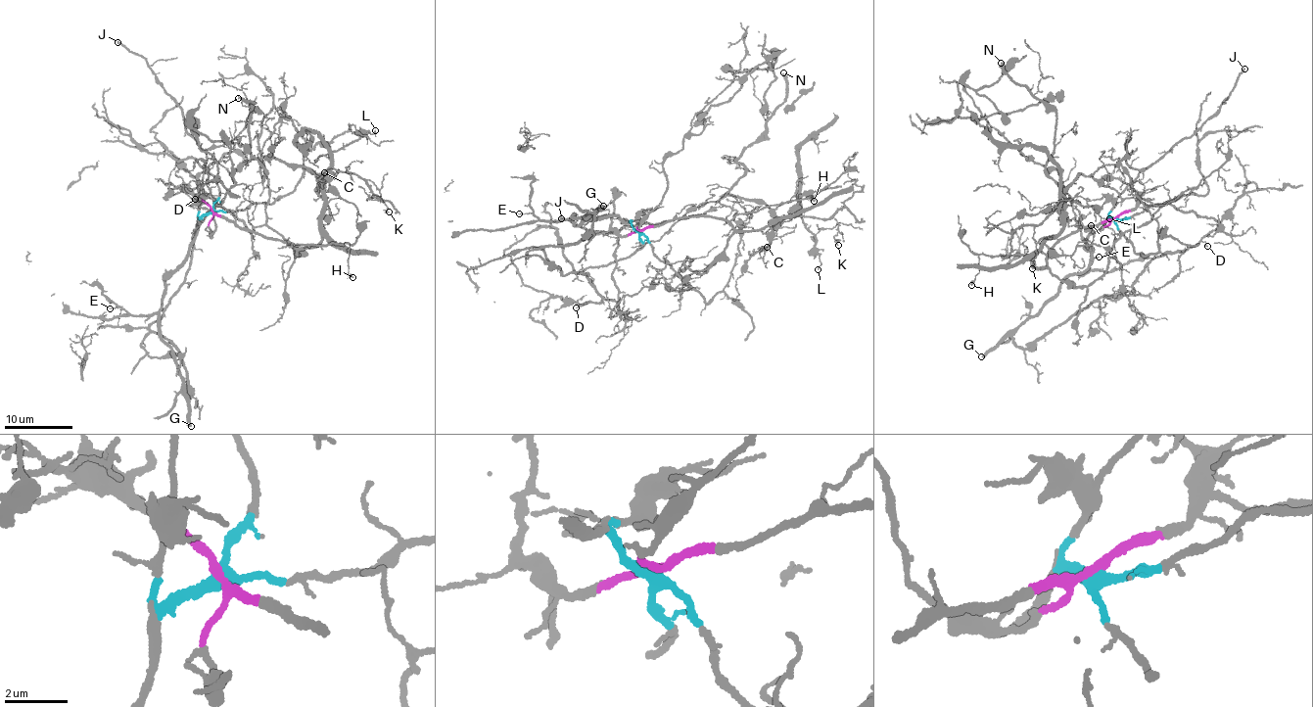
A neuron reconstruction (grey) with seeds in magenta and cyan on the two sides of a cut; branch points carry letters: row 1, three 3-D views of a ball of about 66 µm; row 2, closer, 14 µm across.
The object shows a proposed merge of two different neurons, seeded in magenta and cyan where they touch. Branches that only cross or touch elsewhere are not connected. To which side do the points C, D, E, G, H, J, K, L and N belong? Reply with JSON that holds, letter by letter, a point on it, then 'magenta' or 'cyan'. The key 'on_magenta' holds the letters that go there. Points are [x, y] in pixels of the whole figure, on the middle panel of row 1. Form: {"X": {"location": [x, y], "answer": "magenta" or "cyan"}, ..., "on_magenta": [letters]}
{"C": {"location": [767, 247], "answer": "magenta"}, "D": {"location": [576, 307], "answer": "cyan"}, "E": {"location": [519, 213], "answer": "cyan"}, "G": {"location": [603, 206], "answer": "cyan"}, "H": {"location": [814, 201], "answer": "magenta"}, "J": {"location": [561, 218], "answer": "cyan"}, "K": {"location": [838, 245], "answer": "magenta"}, "L": {"location": [818, 269], "answer": "magenta"}, "N": {"location": [783, 72], "answer": "magenta"}, "on_magenta": ["C", "H", "K", "L", "N"]}

